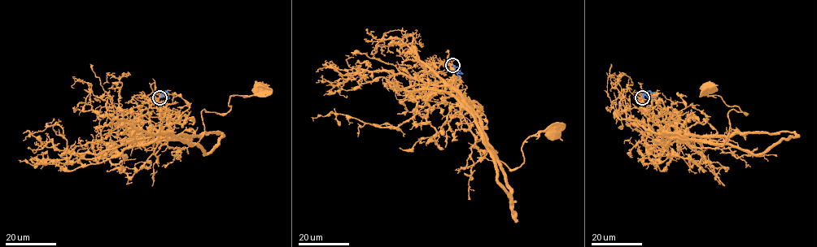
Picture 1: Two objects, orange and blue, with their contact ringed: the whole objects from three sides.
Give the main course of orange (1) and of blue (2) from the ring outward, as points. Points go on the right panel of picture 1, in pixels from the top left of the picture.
1: (642, 97), (640, 109), (652, 132), (727, 136), (729, 112), (746, 113), (718, 95), (707, 95), (709, 89)
2: (642, 97), (649, 91), (655, 92)

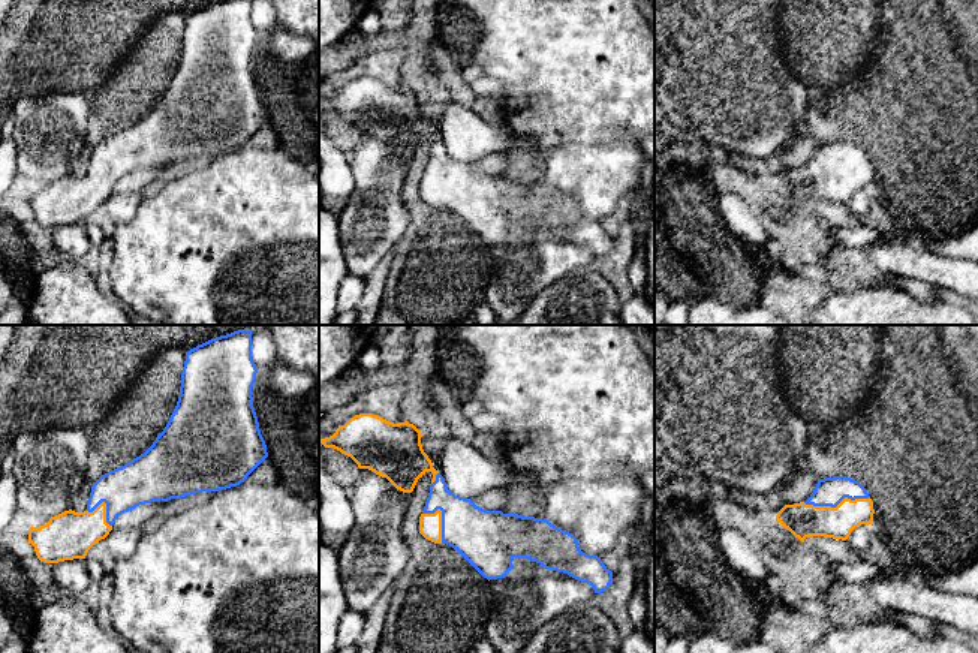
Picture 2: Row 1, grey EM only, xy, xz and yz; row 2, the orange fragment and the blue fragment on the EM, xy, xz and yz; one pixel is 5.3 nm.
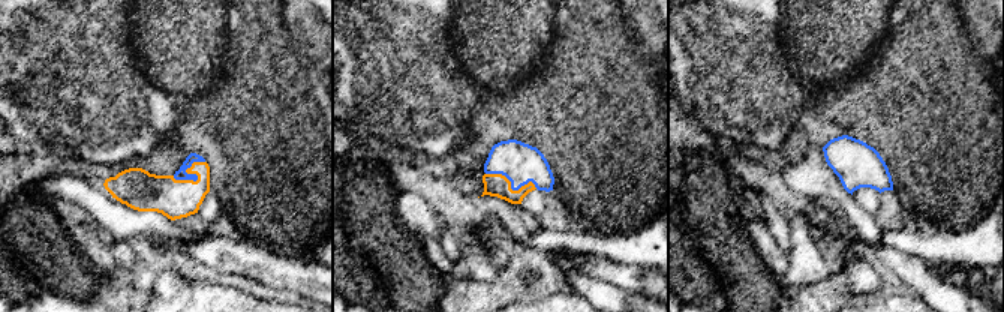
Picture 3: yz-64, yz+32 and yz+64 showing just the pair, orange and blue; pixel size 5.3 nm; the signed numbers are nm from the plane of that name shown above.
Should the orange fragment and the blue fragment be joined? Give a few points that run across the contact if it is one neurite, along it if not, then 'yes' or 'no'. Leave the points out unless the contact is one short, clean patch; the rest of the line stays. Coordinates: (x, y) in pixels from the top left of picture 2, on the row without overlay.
line yz (802, 184), (828, 177), (837, 169), (830, 156); yes

